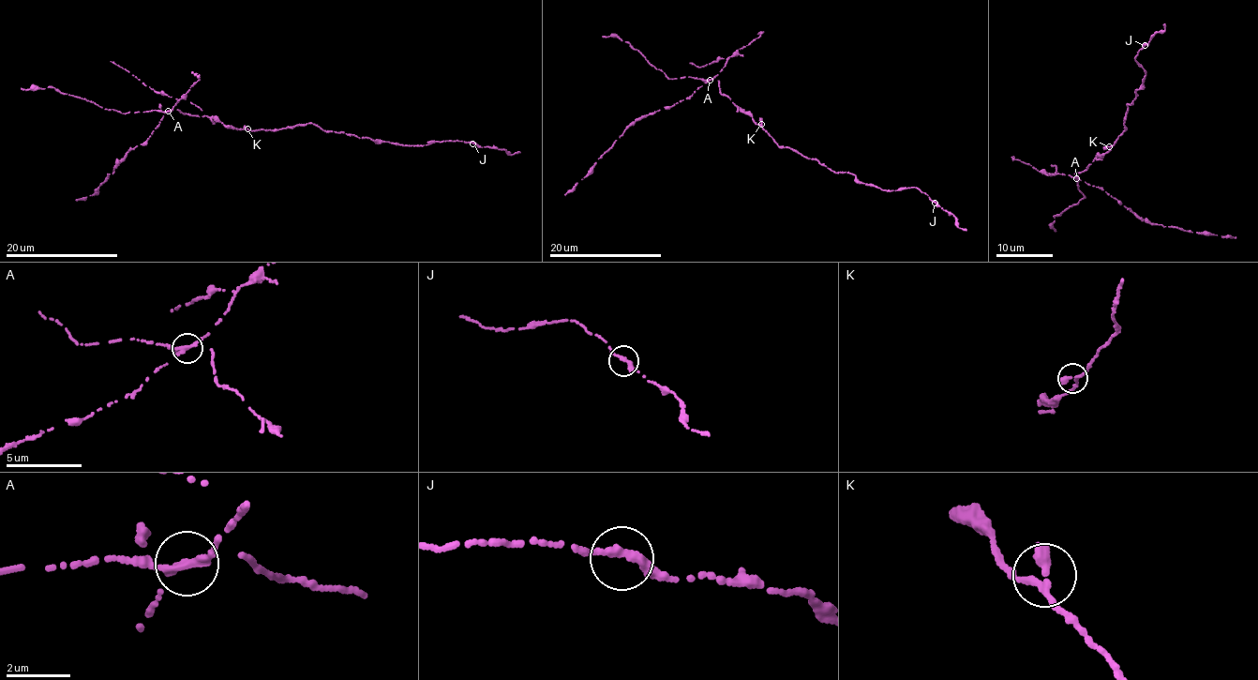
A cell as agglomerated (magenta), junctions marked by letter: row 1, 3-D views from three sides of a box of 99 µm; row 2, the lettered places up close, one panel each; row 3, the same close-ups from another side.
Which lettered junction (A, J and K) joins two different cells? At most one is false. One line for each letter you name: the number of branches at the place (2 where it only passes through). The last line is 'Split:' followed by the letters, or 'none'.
A: branches 2
Split: A

